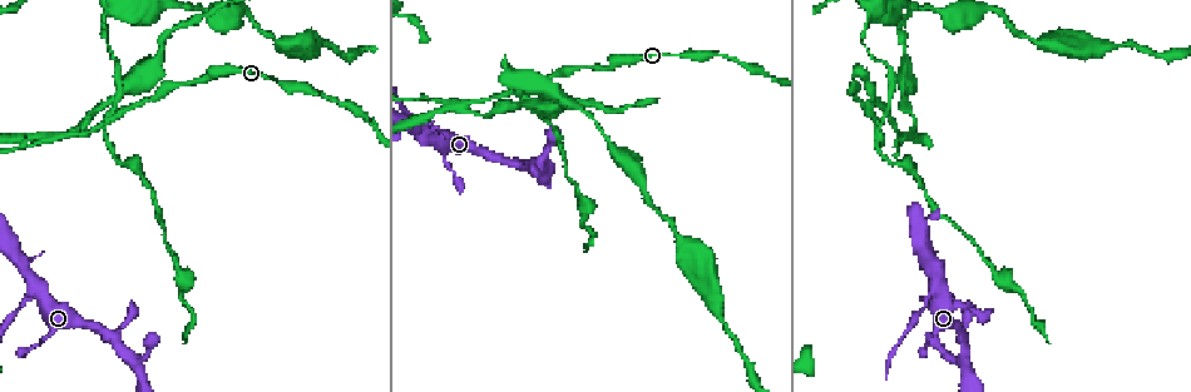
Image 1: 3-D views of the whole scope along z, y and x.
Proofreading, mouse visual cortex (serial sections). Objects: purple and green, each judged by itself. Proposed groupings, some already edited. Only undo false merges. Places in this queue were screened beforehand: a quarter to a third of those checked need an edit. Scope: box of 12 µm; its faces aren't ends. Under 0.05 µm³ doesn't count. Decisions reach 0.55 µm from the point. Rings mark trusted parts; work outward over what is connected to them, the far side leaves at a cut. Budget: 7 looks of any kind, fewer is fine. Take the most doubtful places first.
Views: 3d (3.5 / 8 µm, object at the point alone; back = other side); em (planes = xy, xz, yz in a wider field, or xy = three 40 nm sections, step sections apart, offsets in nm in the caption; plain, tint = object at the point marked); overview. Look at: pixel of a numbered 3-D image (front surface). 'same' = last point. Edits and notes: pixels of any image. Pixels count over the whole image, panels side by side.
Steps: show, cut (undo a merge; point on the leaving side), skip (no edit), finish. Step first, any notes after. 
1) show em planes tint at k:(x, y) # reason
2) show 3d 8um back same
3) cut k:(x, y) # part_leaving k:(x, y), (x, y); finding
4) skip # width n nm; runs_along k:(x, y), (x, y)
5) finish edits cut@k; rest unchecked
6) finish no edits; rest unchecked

show 3d 3.5um at 1:(441, 136) # sharp bend

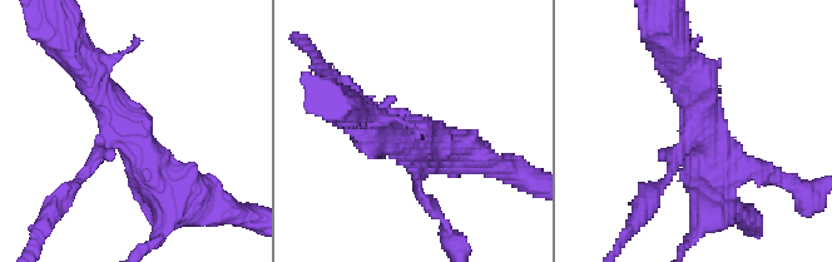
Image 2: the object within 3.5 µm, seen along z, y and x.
show em xy step 2 tint at 2:(701, 136) # arms 4; arm_widths 150, 200, 400, 500 nm

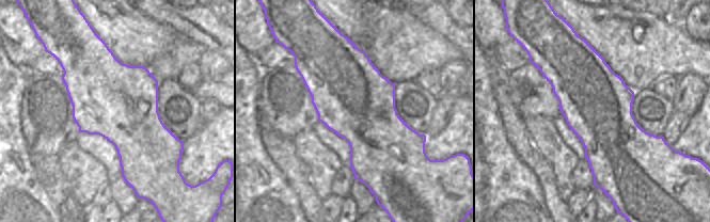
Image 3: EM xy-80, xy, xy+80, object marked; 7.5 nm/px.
skip # runs_along 2:(174, 199), (154, 181), (85, 65); all the same cell

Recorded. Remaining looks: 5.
show 3d 3.5um at 1:(512, 164) # a fork

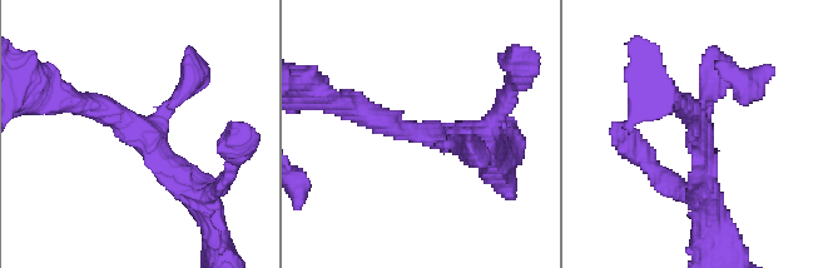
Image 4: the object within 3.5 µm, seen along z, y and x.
show em xy step 5 tint at 4:(424, 135) # arms 3; arm_widths 250, 300, 300 nm

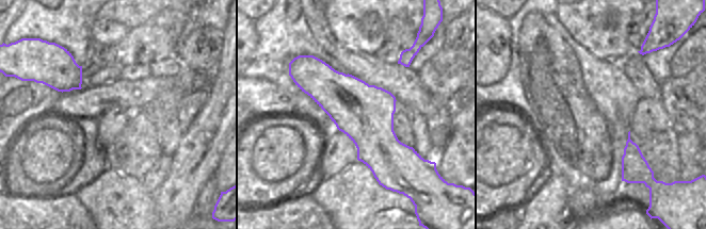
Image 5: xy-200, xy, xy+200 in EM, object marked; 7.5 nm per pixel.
skip # runs_along 4:(75, 100), (137, 123), (198, 193); continuous, no second cell

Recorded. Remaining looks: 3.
show 3d 3.5um at 1:(187, 82) # thin neck

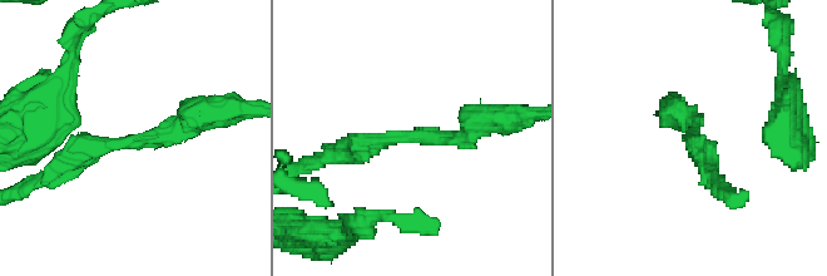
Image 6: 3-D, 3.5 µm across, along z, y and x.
show em xy step 5 tint at 6:(130, 144)

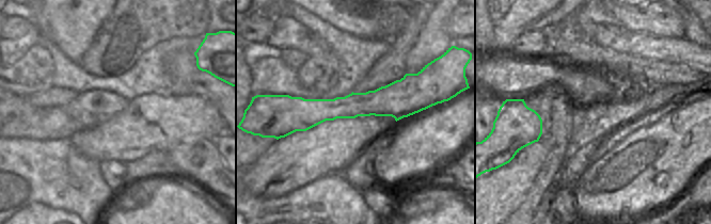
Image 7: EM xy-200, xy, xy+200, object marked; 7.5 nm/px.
skip # width 220 nm; runs_along 7:(285, 102), (294, 108), (426, 105); continuous, no second cell

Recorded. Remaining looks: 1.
finish no edits; rest unchecked

